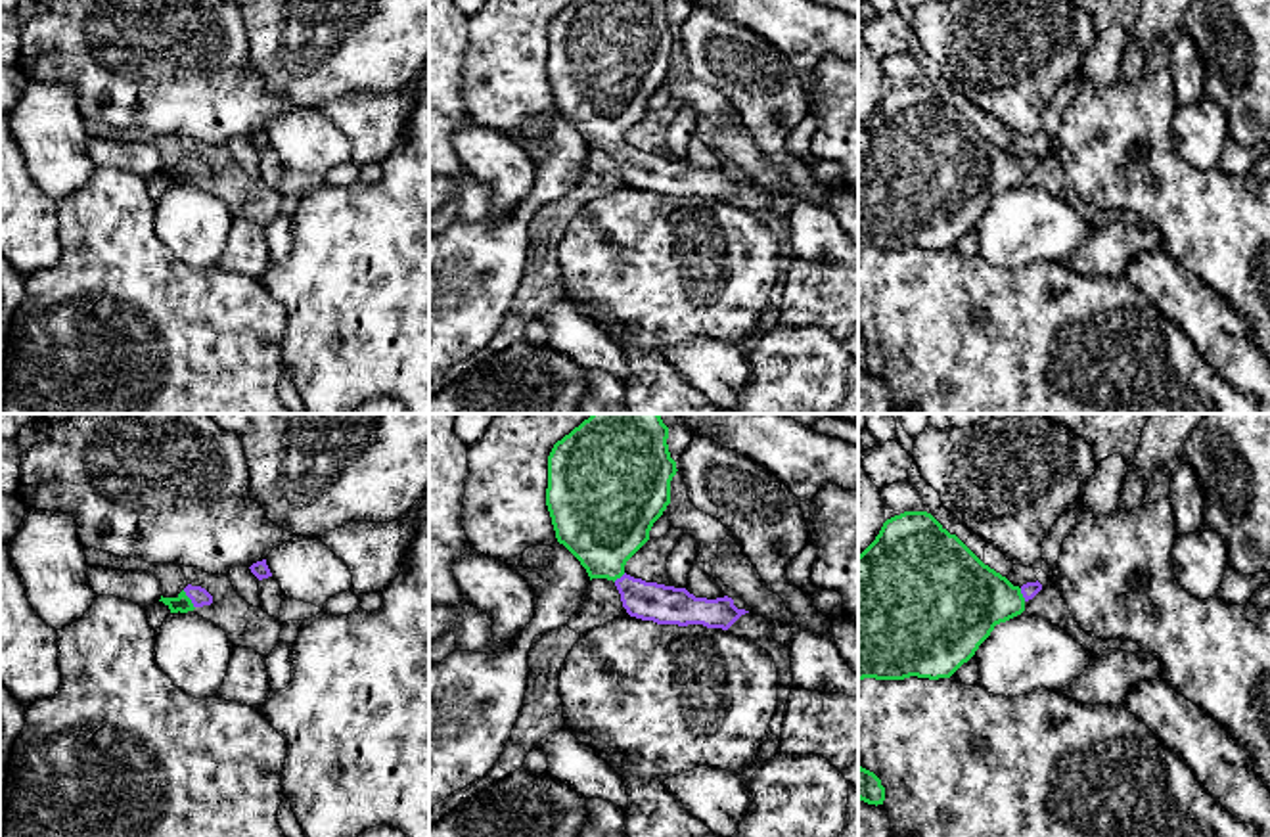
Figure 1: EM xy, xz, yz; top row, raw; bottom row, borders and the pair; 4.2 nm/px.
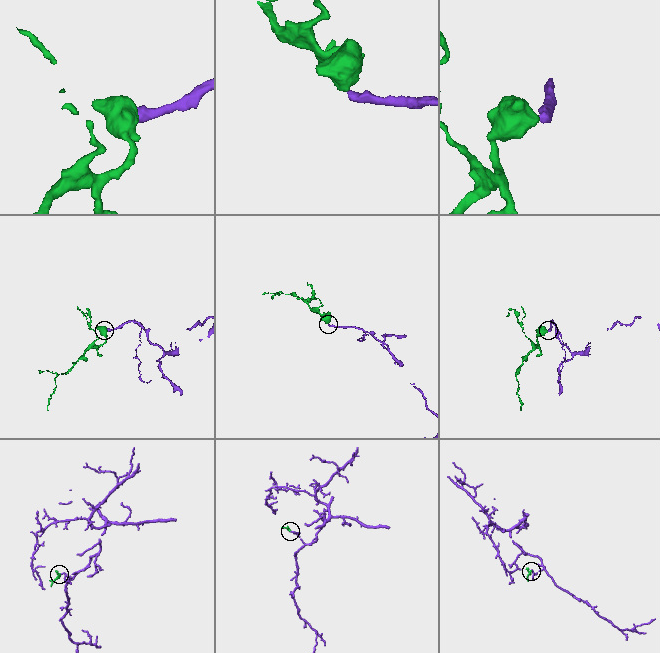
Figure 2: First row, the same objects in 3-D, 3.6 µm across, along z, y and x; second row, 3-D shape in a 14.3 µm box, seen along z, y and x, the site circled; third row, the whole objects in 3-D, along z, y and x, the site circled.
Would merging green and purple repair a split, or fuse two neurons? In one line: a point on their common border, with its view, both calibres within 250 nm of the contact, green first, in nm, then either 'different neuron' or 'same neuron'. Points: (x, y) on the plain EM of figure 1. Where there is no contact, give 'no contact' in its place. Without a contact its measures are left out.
meets green in xy at (190, 171); 70 nm thick on the green side, 80 nm on the other; same neuron

